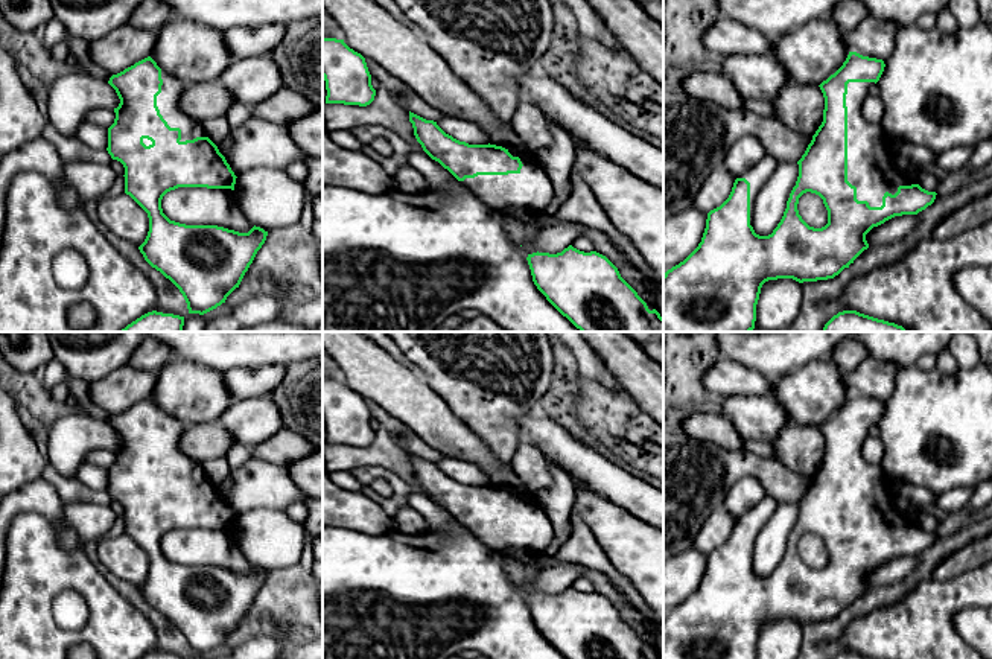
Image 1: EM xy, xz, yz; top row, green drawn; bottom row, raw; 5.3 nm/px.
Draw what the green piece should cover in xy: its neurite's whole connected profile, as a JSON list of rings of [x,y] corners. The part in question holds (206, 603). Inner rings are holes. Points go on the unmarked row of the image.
[[[148,397],[123,412],[113,415],[108,425],[116,431],[120,444],[108,469],[108,495],[125,508],[125,534],[149,559],[149,572],[138,587],[145,601],[169,619],[183,635],[189,654],[204,656],[239,629],[268,572],[253,568],[239,574],[218,566],[186,566],[170,562],[161,549],[163,537],[178,528],[207,528],[234,531],[236,516],[207,478],[204,464],[189,458],[180,447],[186,429],[178,419],[161,411]]]

